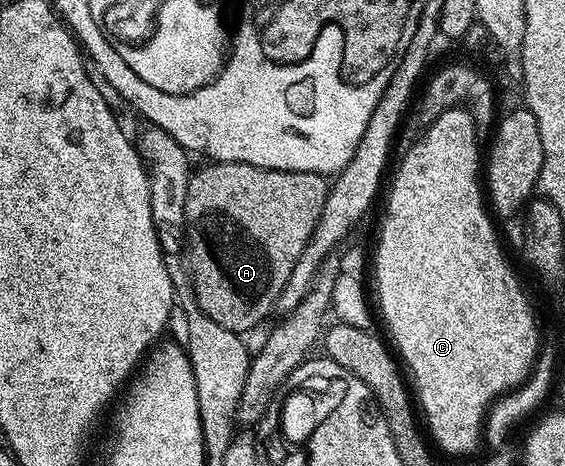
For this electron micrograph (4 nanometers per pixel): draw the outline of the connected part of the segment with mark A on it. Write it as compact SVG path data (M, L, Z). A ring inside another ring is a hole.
M212 161L204 170L196 169L190 175L185 199L185 257L196 298L209 317L243 336L274 311L281 288L285 288L285 280L289 280L289 272L297 264L297 256L305 252L305 244L309 244L309 236L317 228L328 189L328 179L321 174L257 168L244 162Z

